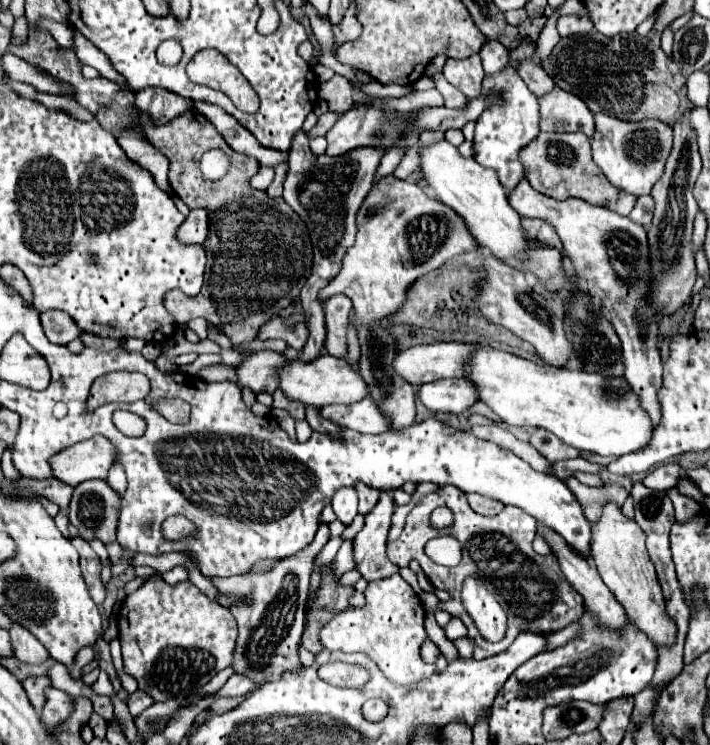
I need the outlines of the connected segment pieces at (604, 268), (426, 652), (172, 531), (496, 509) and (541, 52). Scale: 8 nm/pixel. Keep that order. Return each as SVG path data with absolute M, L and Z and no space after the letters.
M527 180L519 182L509 190L509 204L523 218L543 218L557 230L565 246L567 258L573 262L575 270L583 274L587 290L597 298L609 312L611 324L621 338L623 358L625 358L625 380L631 390L639 394L643 410L649 414L653 426L659 424L659 386L663 386L663 366L657 350L659 320L653 310L645 304L649 286L649 250L647 250L647 230L631 218L619 216L607 208L591 206L581 198L567 198L563 202L537 192Z
M425 640L421 646L421 658L423 662L435 662L439 658L439 648L431 640Z
M171 516L163 522L163 532L169 540L186 538L196 532L196 526L184 516Z
M467 494L467 500L469 500L469 506L477 514L483 514L483 516L495 516L495 514L499 514L505 508L501 502L495 502L493 498L479 496L479 494Z
M549 16L547 20L547 26L541 30L537 42L535 42L535 56L533 60L537 64L543 62L543 58L547 58L551 54L551 50L555 48L555 44L559 42L559 34L557 34L557 28L555 28L555 20L557 16Z

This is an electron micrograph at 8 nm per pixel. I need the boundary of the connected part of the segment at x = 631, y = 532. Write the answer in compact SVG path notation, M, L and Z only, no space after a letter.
M607 504L603 516L597 524L593 524L593 540L591 540L591 556L595 566L607 584L607 588L615 594L615 598L623 604L629 622L637 626L655 646L673 646L675 642L675 622L665 610L663 592L645 550L645 534L635 520L623 516L623 512L615 504Z

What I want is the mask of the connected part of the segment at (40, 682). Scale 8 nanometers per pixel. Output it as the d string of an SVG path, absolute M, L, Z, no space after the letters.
M39 676L39 678L27 678L23 682L23 688L27 692L27 698L31 702L31 706L41 712L43 710L43 700L45 700L45 690L47 686L51 686L51 680L47 676Z

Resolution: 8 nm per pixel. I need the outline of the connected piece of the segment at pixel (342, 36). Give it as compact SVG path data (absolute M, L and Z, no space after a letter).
M349 6L349 10L345 12L345 18L341 22L341 26L333 26L333 34L335 34L335 46L333 46L333 52L337 46L341 46L343 42L347 40L355 40L359 34L361 34L361 26L359 22L355 20L355 8Z

